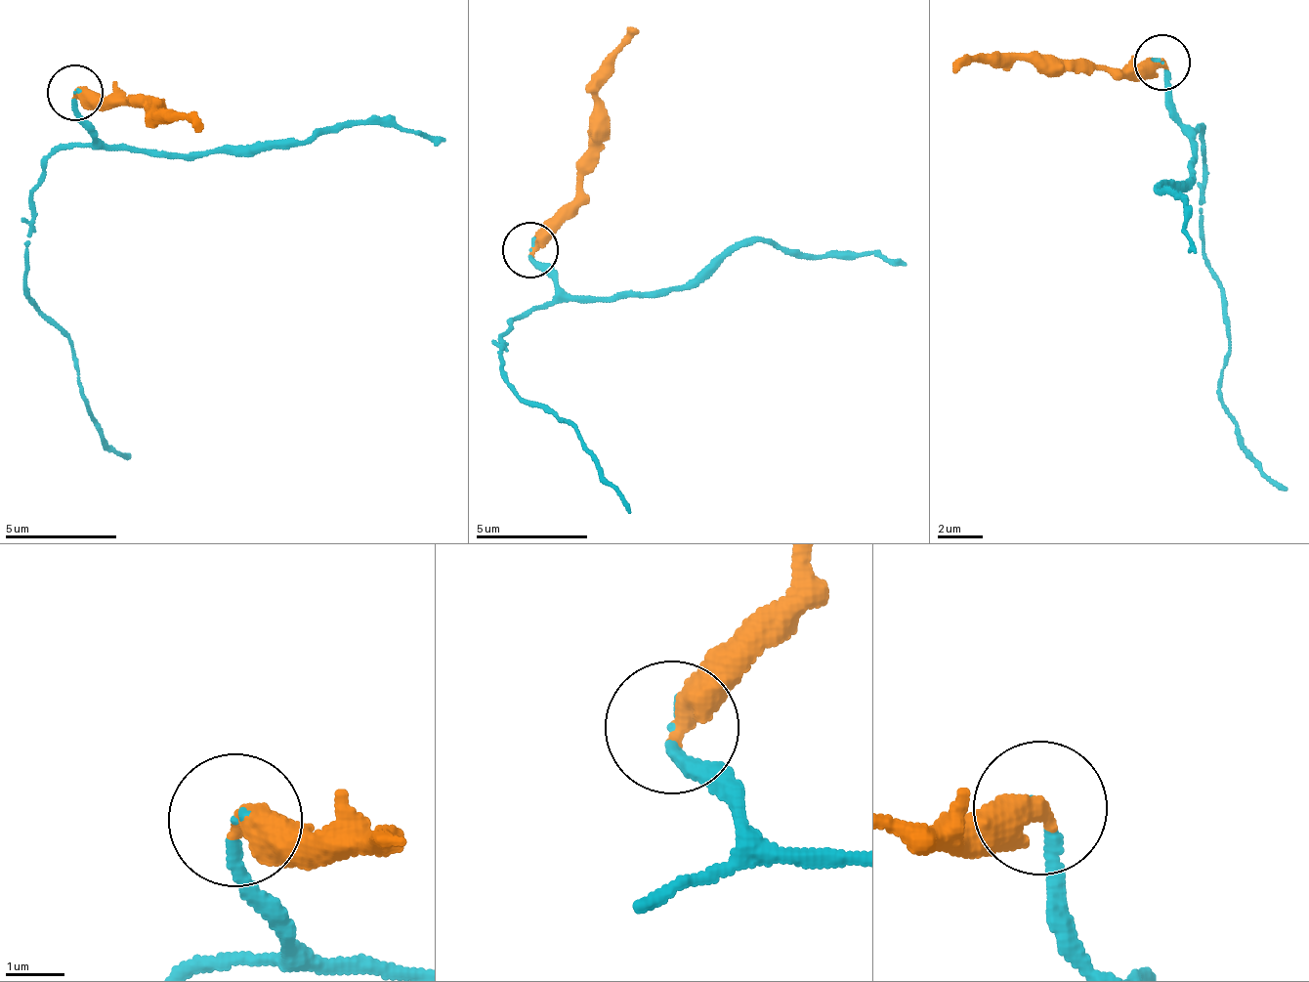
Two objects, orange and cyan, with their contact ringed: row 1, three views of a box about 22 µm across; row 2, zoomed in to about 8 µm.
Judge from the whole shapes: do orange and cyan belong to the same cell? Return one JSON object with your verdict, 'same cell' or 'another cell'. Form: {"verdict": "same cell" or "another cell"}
{"verdict": "another cell"}

